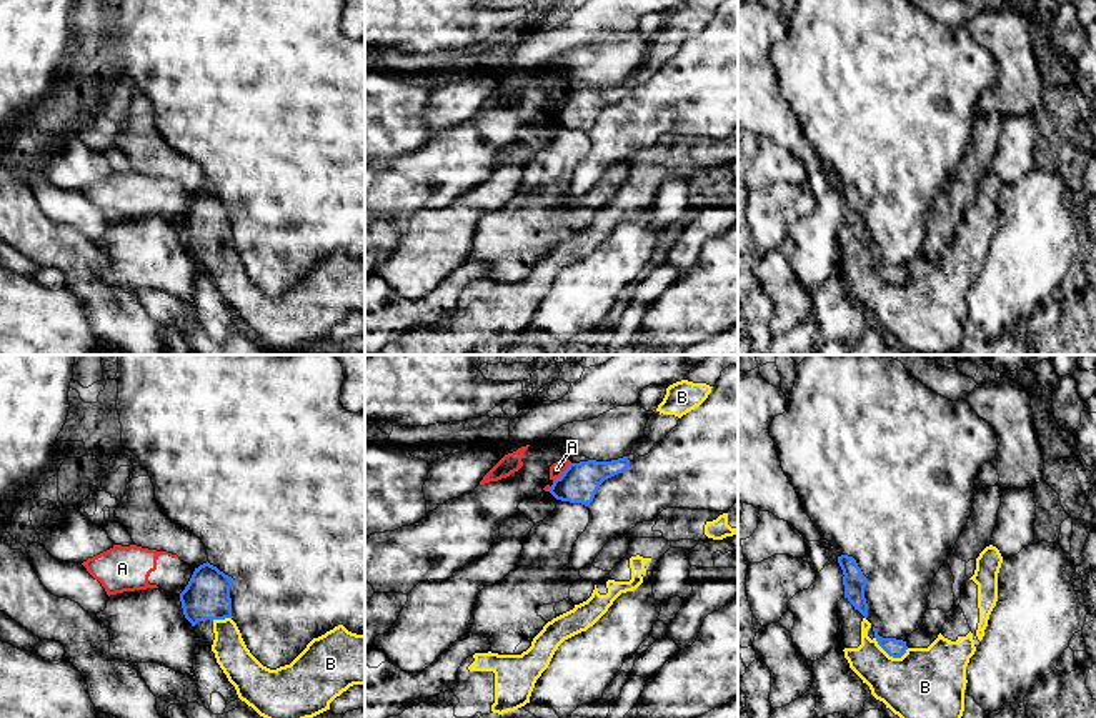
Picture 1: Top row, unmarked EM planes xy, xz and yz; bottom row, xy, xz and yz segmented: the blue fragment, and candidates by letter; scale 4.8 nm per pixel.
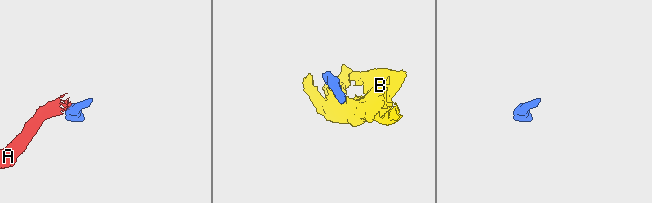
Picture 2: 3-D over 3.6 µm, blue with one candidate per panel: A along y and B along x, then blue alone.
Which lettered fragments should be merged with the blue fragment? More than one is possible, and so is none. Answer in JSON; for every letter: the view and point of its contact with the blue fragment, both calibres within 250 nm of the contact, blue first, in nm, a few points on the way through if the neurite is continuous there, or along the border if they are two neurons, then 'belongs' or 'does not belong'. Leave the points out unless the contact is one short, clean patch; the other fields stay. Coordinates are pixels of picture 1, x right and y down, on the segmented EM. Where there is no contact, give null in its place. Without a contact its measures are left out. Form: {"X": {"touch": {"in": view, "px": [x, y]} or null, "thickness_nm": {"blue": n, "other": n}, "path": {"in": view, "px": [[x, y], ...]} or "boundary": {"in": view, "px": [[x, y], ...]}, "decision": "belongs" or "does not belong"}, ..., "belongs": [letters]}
{"A": {"touch": {"in": "xz", "px": [563, 472]}, "thickness_nm": {"blue": 190, "other": 70}, "boundary": {"in": "xz", "px": [[570, 462], [553, 482]]}, "decision": "does not belong"}, "B": {"touch": {"in": "yz", "px": [890, 655]}, "thickness_nm": {"blue": 90, "other": 340}, "path": {"in": "yz", "px": [[896, 648], [890, 655], [913, 678], [930, 682]]}, "decision": "belongs"}, "belongs": ["B"]}

